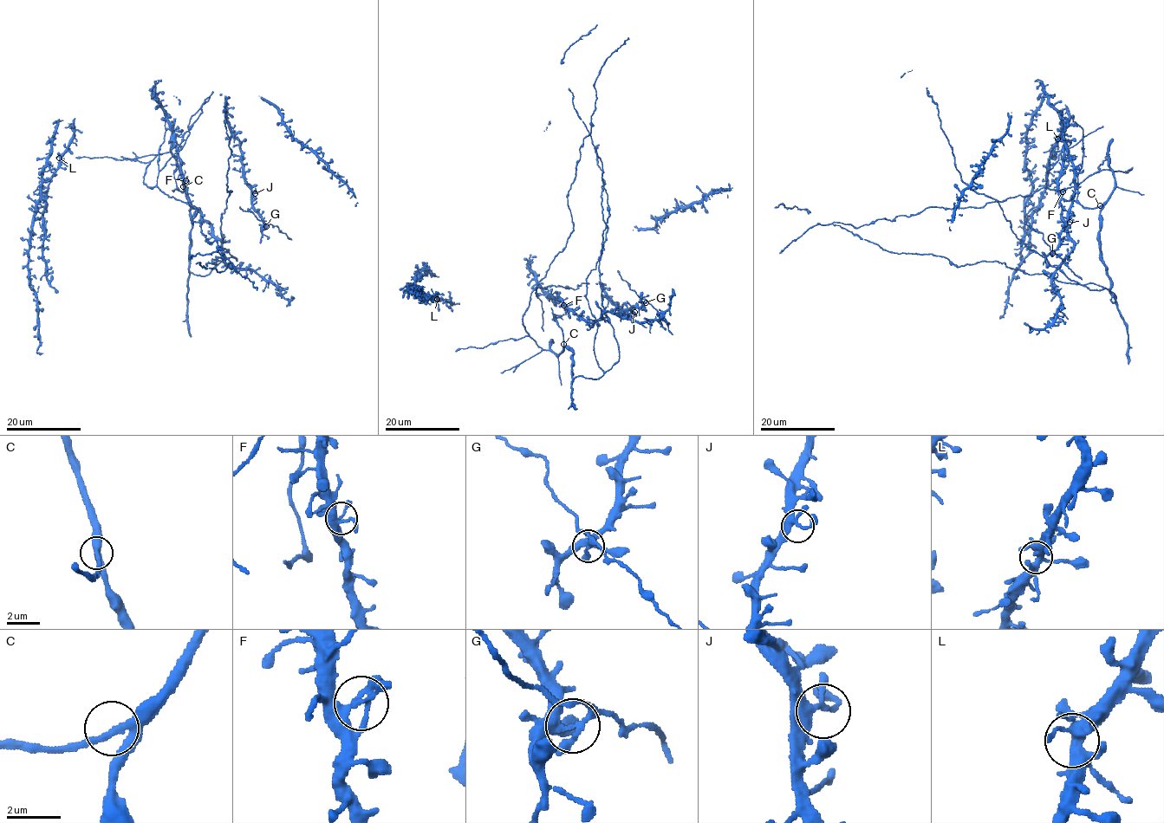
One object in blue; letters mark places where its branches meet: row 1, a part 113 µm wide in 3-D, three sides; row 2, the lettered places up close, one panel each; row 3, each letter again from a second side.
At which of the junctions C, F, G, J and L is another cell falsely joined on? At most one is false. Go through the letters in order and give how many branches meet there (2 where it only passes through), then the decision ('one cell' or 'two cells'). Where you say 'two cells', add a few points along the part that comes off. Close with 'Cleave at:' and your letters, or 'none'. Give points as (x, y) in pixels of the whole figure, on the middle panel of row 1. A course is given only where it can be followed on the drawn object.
C: 3 | one cell
F: 4 | one cell
G: 5 | two cells | (645, 302), (631, 290), (617, 270)
J: 3 | one cell
L: 8 | one cell
Cleave at: G

